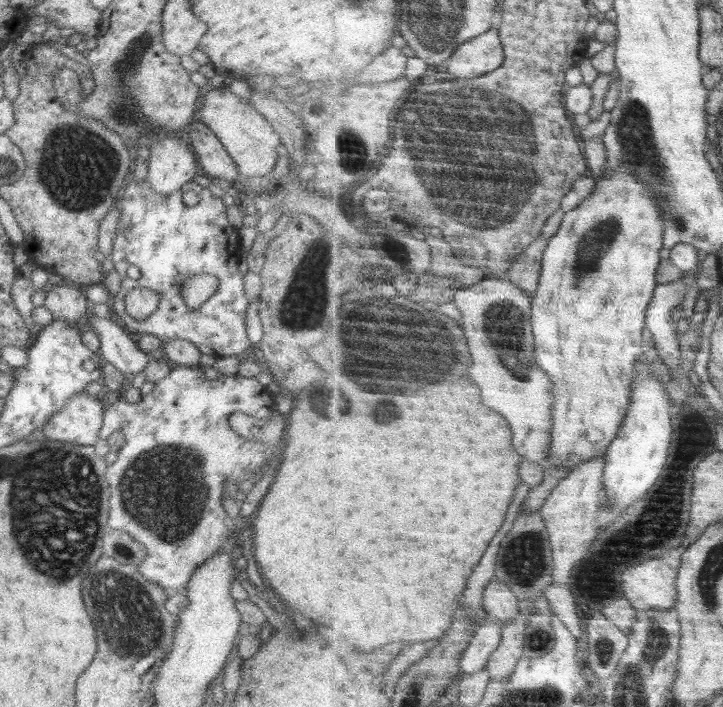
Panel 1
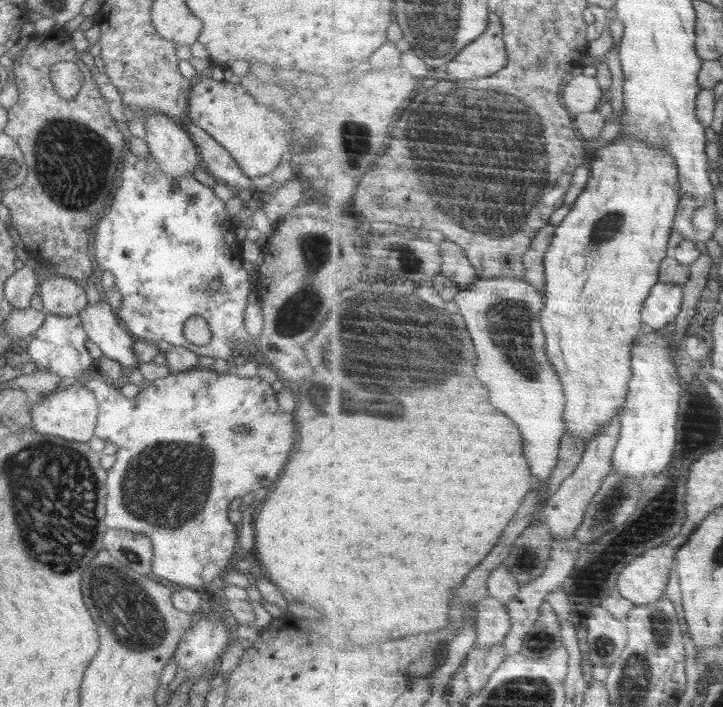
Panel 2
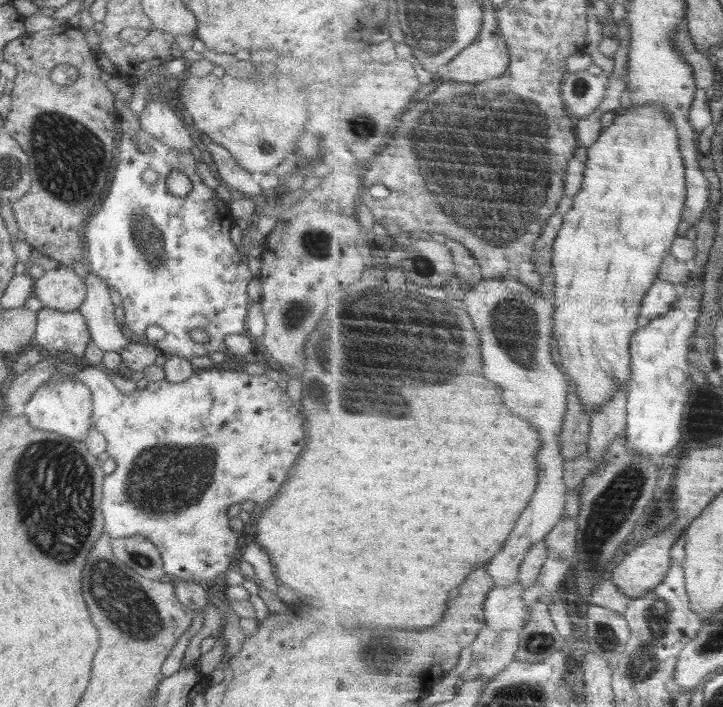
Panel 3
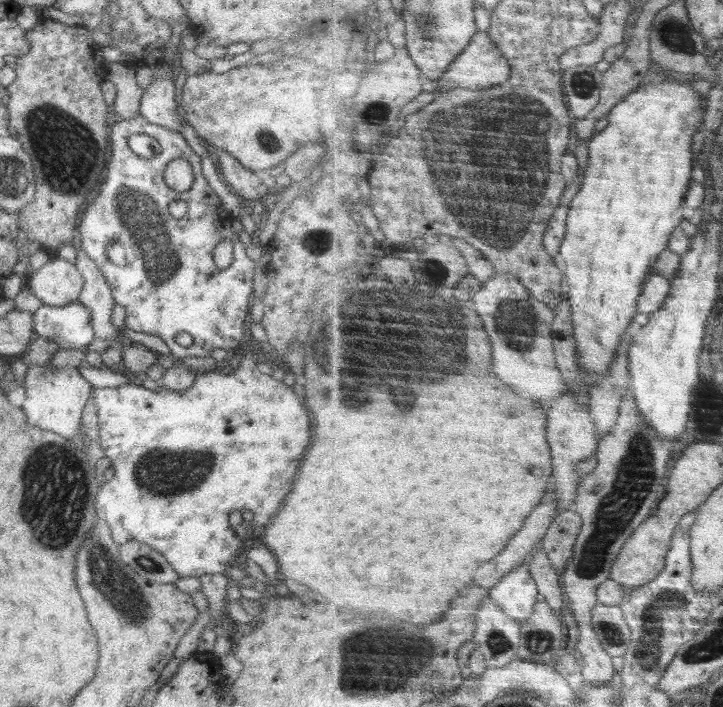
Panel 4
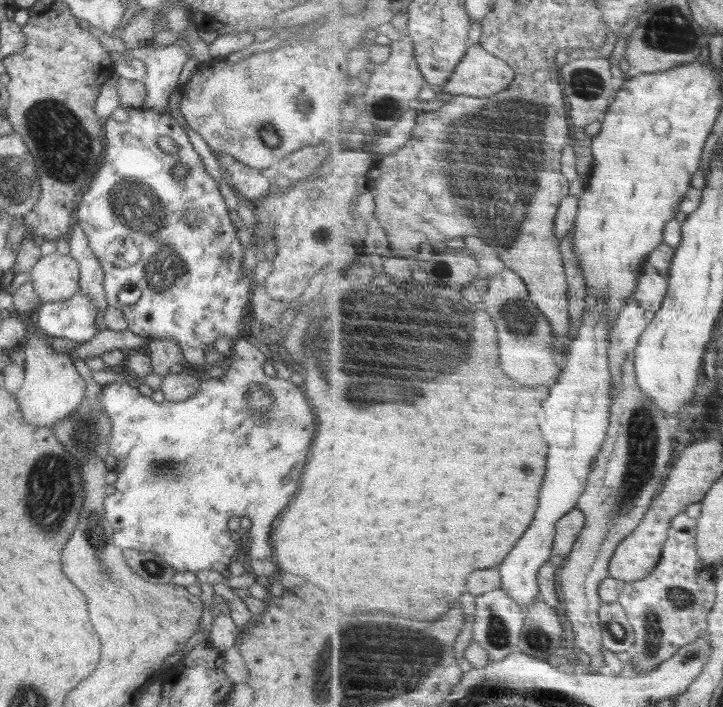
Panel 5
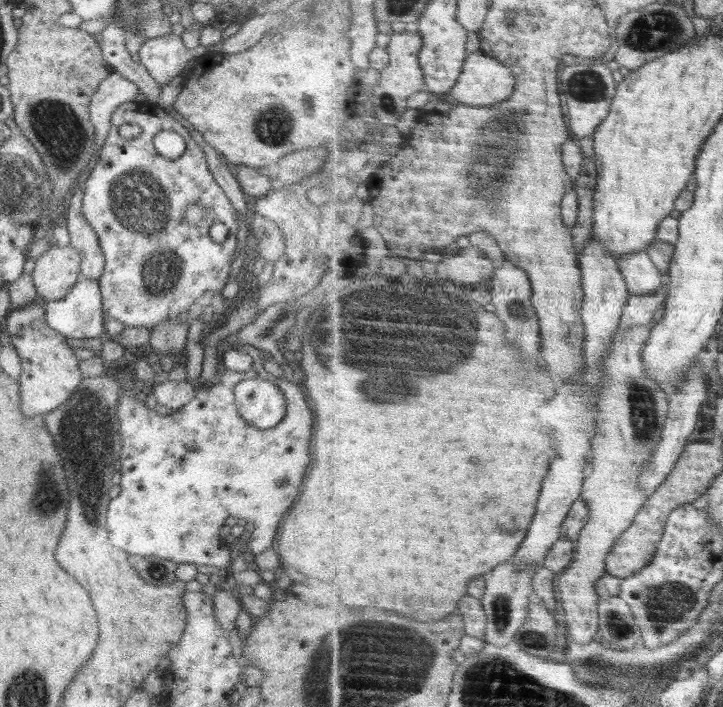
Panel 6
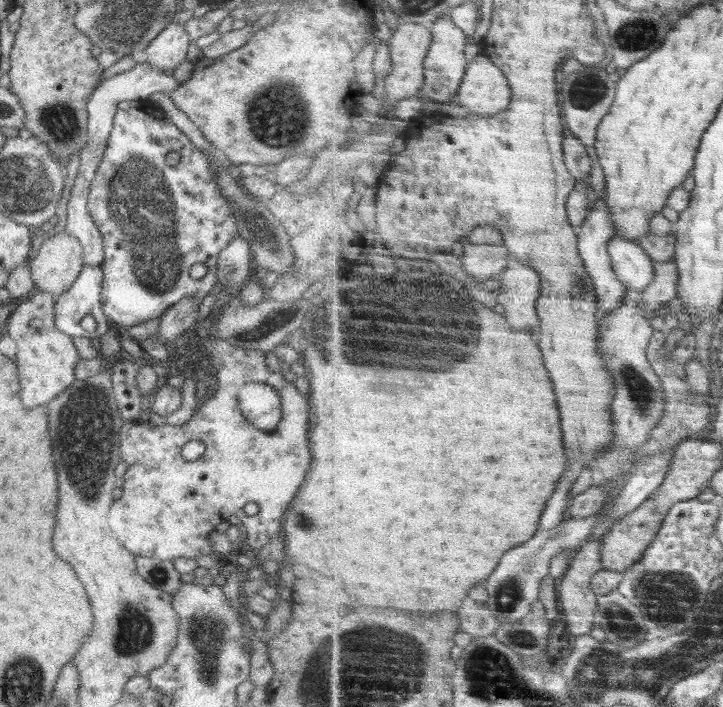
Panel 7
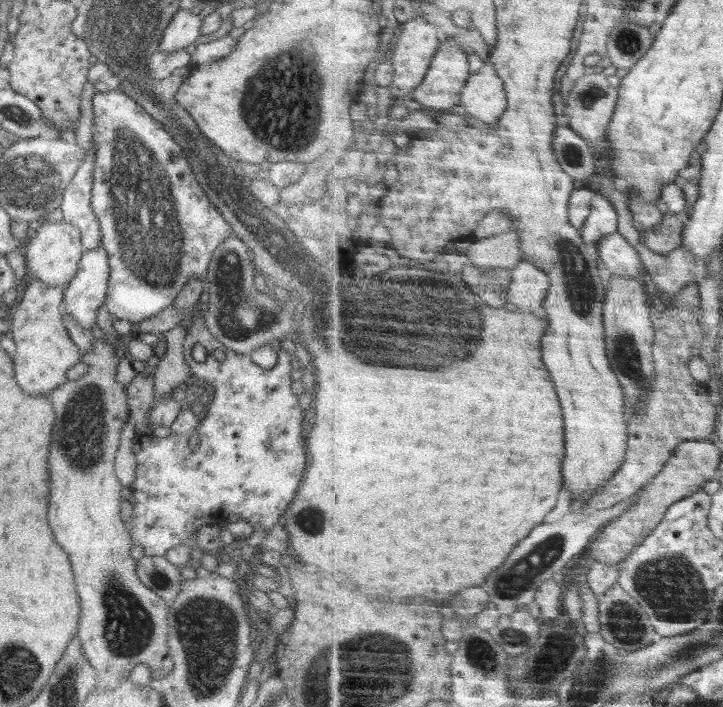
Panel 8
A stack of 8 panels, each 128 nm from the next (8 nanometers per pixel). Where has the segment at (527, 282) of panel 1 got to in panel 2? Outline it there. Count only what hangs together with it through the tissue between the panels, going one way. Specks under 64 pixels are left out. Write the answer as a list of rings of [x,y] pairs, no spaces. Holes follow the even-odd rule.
[[[546,226],[535,238],[530,252],[523,261],[524,279],[541,291],[547,288],[546,256],[555,240],[556,231],[556,226]]]

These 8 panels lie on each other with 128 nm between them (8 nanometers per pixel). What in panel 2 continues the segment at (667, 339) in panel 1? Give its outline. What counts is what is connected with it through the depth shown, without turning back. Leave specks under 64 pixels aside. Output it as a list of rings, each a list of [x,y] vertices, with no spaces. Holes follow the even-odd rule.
[[[658,283],[648,297],[643,310],[643,320],[654,330],[668,326],[680,312],[684,304],[684,288],[676,283]]]

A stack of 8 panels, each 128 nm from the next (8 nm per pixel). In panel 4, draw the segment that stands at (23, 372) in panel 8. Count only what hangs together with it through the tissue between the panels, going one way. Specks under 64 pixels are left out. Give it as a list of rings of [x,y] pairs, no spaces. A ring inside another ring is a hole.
[[[45,365],[28,366],[23,389],[25,399],[20,408],[28,416],[28,422],[42,428],[52,430],[64,438],[72,438],[76,430],[82,428],[81,416],[88,399],[91,396],[93,386],[88,383],[78,369],[64,368],[51,369]]]

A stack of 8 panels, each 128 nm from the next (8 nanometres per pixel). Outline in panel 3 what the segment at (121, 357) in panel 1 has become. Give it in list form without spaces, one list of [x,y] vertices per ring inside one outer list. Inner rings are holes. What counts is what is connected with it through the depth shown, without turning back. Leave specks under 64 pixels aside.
[[[88,272],[83,281],[87,295],[77,311],[86,320],[91,340],[103,351],[118,353],[130,343],[130,337],[114,319],[115,306],[110,299],[109,286],[92,272]]]

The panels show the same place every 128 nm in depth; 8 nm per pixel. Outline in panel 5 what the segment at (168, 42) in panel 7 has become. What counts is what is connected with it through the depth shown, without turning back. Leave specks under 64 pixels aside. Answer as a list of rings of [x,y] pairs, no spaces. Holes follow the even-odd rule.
[[[176,43],[158,47],[156,44],[128,49],[130,55],[117,51],[110,52],[111,59],[116,61],[140,60],[145,65],[144,79],[146,96],[143,108],[157,115],[170,115],[169,98],[178,83],[178,75],[184,63],[189,59],[187,52]]]

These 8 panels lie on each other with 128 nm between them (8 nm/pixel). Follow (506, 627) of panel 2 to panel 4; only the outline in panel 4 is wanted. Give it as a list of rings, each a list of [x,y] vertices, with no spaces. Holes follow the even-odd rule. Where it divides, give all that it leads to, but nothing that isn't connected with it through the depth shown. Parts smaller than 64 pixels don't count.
[[[530,558],[515,571],[510,571],[491,590],[491,597],[517,621],[522,623],[524,619],[530,618],[542,599],[531,571]]]

